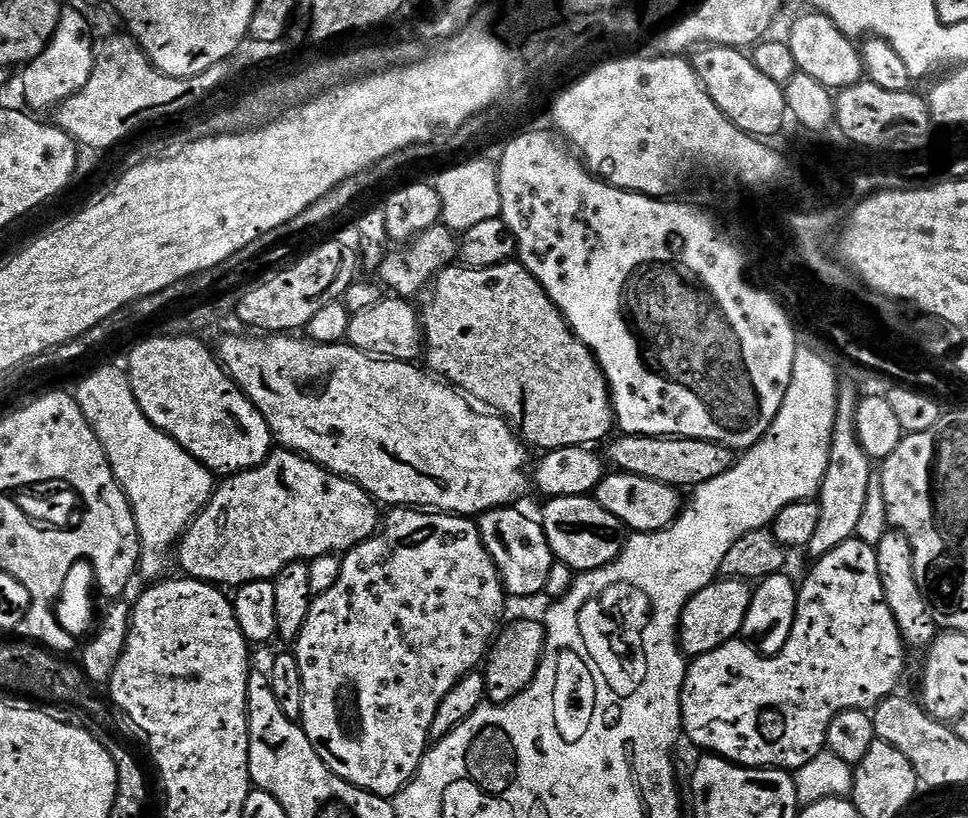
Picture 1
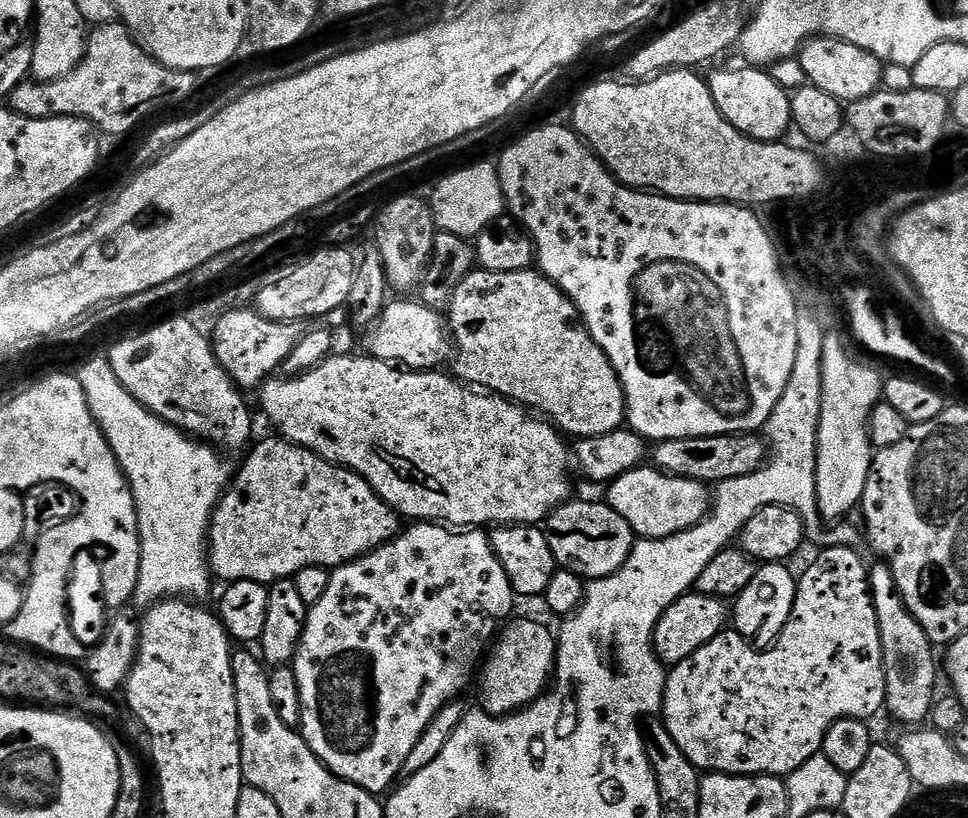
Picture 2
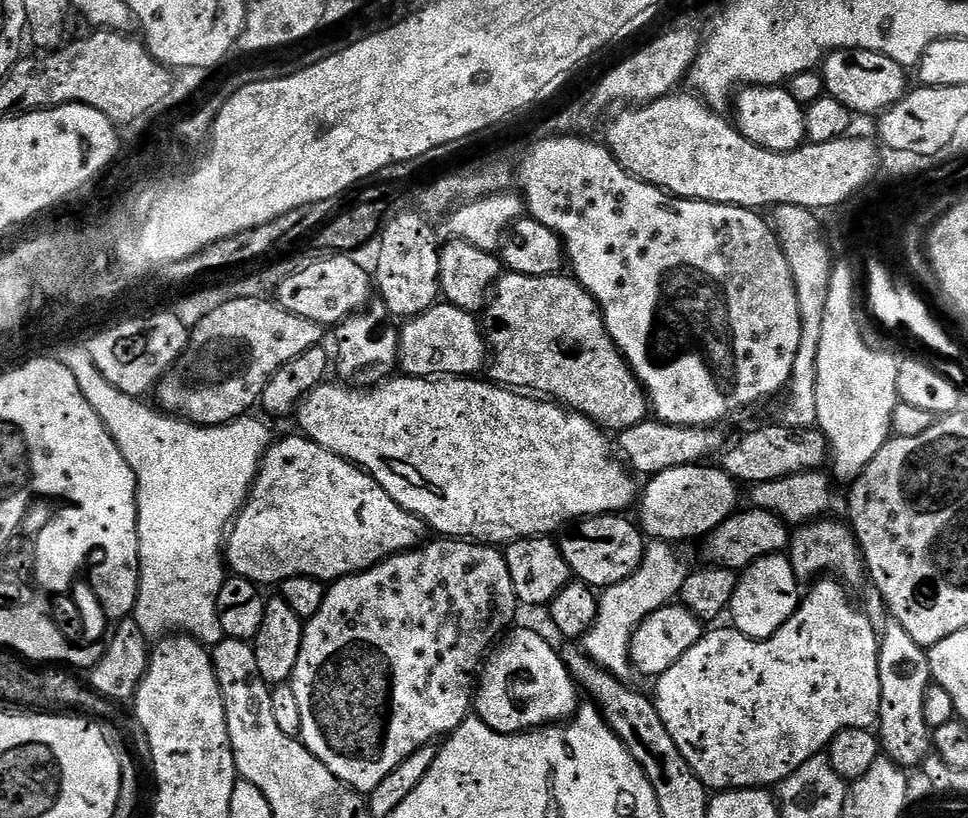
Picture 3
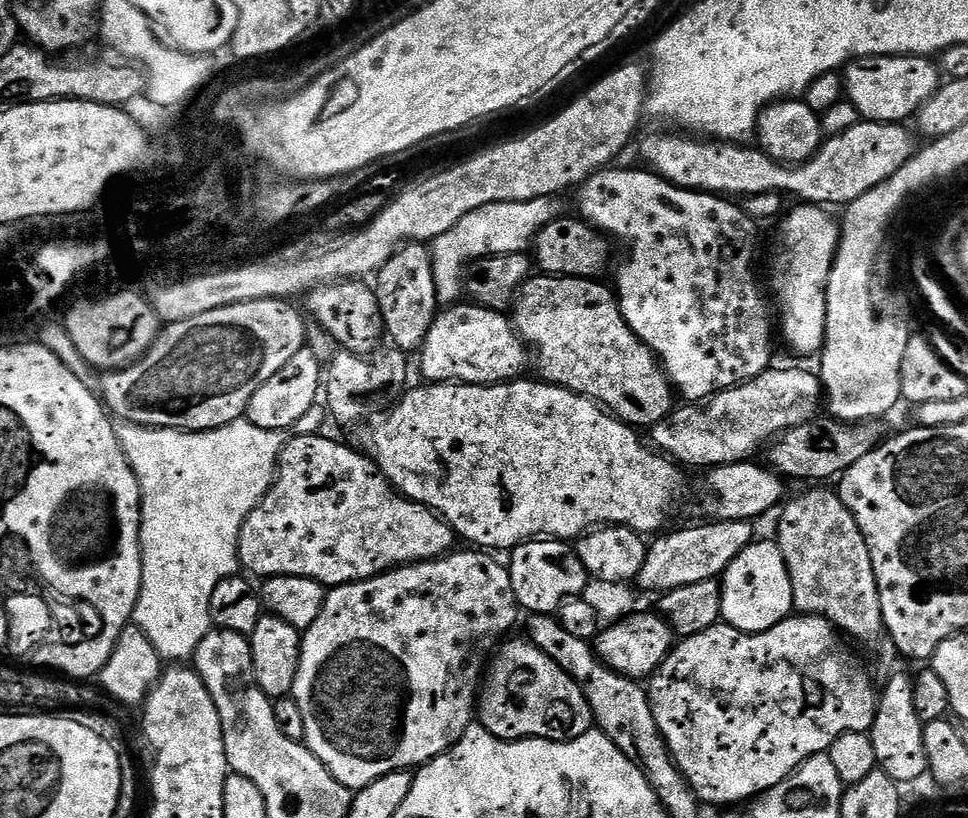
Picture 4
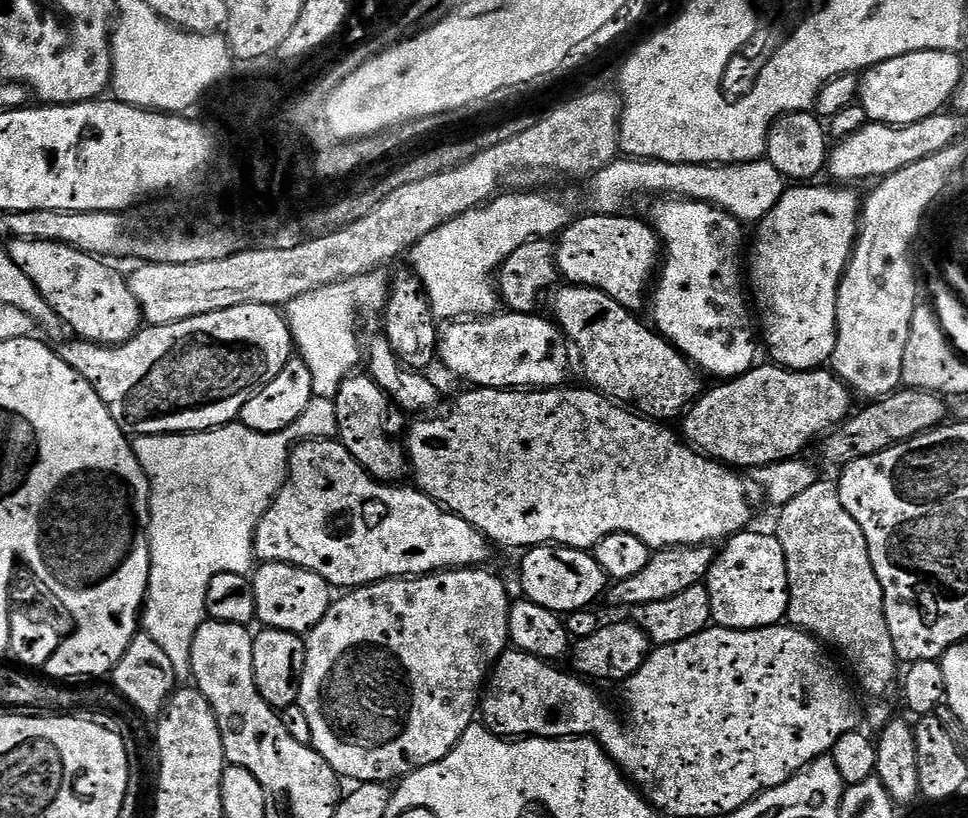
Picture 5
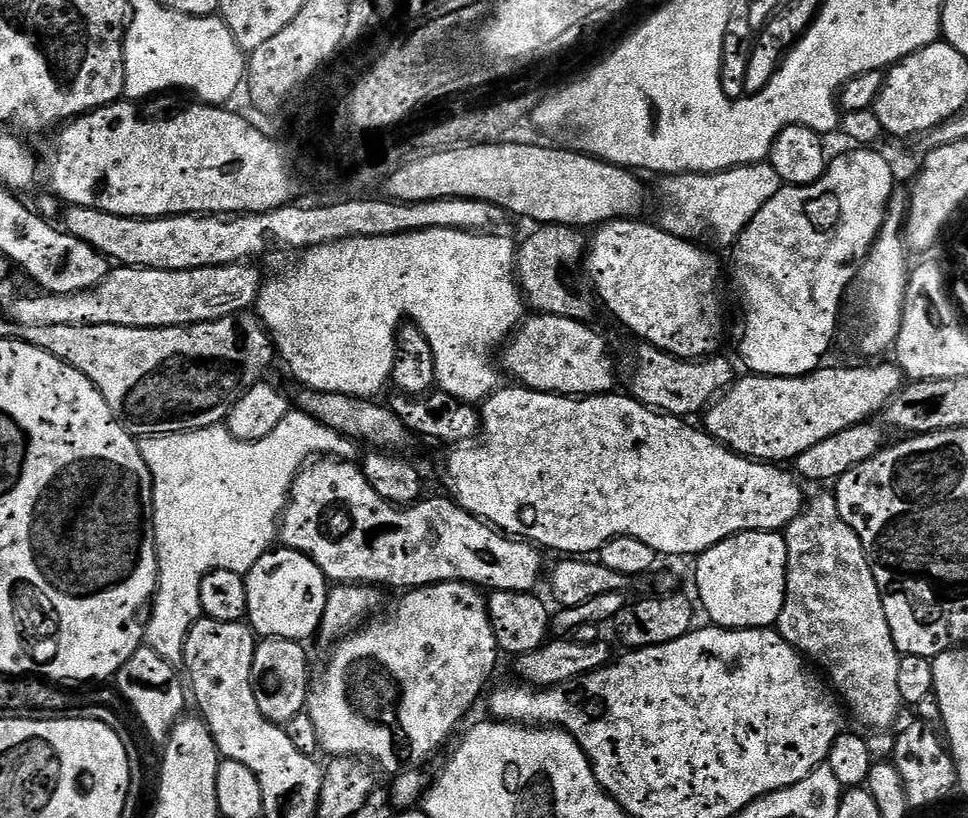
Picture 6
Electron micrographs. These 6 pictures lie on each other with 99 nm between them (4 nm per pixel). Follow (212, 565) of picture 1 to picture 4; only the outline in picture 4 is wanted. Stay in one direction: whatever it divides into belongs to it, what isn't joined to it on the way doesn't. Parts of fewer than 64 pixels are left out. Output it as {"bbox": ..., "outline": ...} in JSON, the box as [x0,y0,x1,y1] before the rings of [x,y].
{"bbox":[240,436,458,586],"outline":[[[296,436],[289,444],[285,443],[280,450],[280,463],[276,479],[272,481],[272,489],[265,494],[262,502],[249,516],[244,519],[244,525],[240,527],[240,567],[245,573],[253,577],[267,578],[270,576],[301,576],[316,580],[325,586],[338,584],[357,584],[360,580],[369,580],[372,576],[381,576],[384,572],[406,564],[421,564],[424,560],[438,560],[441,556],[453,551],[458,537],[452,531],[451,524],[437,516],[431,508],[420,504],[416,500],[410,500],[407,496],[401,496],[391,484],[388,477],[378,471],[377,465],[371,459],[368,460],[360,452],[331,440],[328,436]]]}

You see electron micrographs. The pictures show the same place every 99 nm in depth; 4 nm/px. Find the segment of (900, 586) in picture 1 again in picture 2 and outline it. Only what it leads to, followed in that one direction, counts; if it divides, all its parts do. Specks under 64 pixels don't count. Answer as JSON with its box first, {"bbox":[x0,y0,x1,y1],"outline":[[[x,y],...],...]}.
{"bbox":[868,562,937,726],"outline":[[[876,562],[868,573],[868,585],[872,588],[872,601],[878,614],[878,628],[882,638],[882,654],[884,655],[884,673],[886,674],[886,708],[892,711],[904,726],[920,726],[931,717],[932,706],[937,699],[936,692],[936,652],[926,630],[916,621],[914,614],[905,606],[900,597],[898,582],[894,580],[892,568],[887,562]]]}

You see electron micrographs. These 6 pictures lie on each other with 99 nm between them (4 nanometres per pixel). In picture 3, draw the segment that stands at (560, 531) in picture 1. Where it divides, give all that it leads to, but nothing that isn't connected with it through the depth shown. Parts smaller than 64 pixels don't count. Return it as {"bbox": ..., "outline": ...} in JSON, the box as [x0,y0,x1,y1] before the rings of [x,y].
{"bbox":[559,514,646,590],"outline":[[[624,514],[585,516],[584,519],[575,521],[559,537],[560,553],[566,558],[568,569],[575,579],[586,582],[597,590],[603,590],[611,584],[630,578],[630,574],[639,570],[644,557],[646,537],[628,518]]]}

